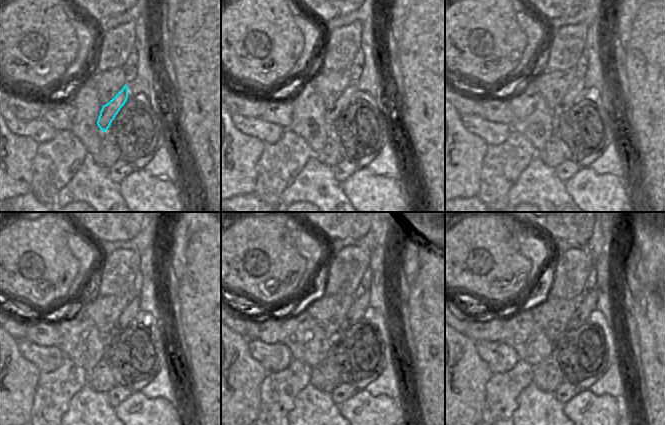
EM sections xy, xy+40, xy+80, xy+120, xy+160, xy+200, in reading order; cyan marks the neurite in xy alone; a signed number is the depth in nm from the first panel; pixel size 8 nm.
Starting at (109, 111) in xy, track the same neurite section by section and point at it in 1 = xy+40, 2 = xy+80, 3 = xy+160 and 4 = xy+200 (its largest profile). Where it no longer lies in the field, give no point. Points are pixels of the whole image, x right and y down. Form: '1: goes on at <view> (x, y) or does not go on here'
1: goes on at xy+40 (332, 112)
2: goes on at xy+80 (575, 90)
3: goes on at xy+160 (356, 312)
4: goes on at xy+200 (586, 304)

